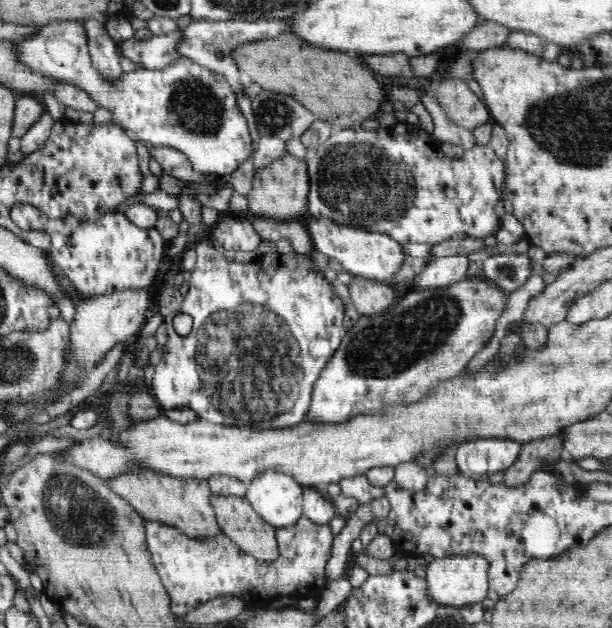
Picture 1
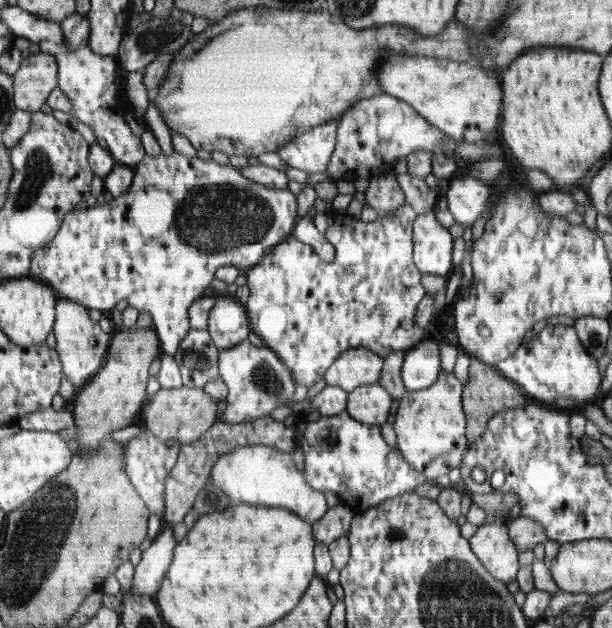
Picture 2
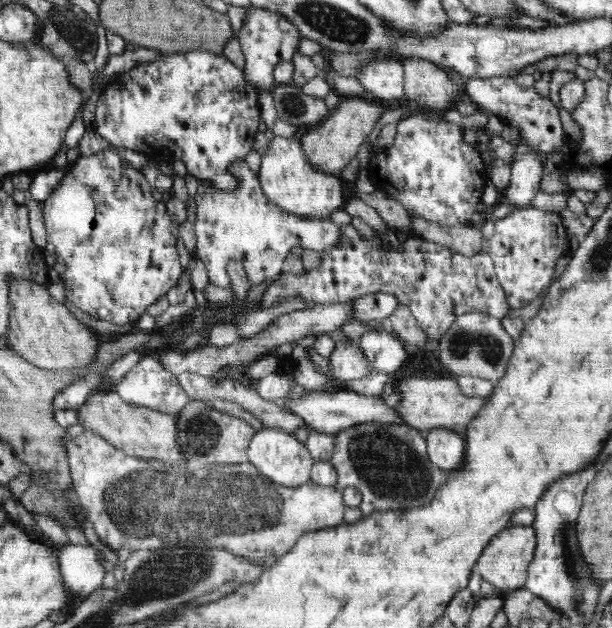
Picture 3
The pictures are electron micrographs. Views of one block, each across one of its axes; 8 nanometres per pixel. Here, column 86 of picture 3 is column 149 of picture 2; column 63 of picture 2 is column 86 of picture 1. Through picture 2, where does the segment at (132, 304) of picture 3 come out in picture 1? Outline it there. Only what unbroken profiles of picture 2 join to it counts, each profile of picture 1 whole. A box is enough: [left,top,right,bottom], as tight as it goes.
[11,204,166,298]

